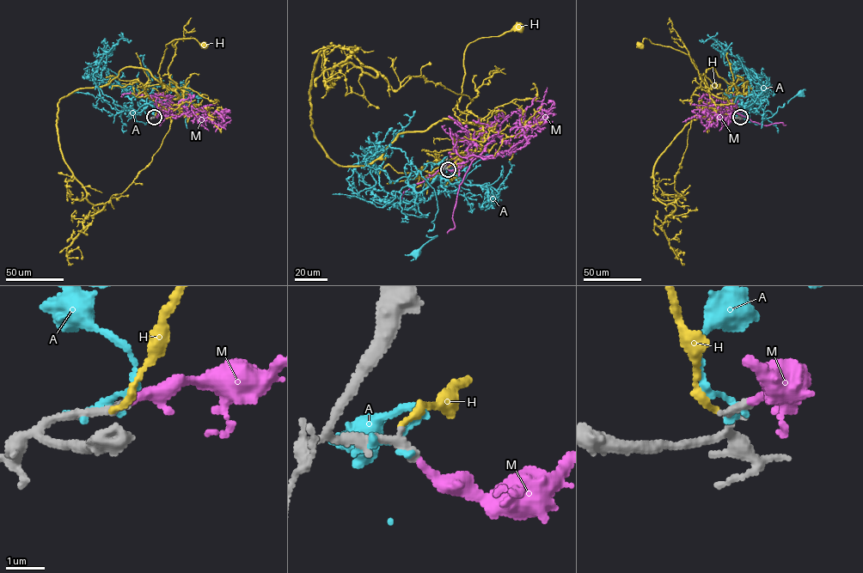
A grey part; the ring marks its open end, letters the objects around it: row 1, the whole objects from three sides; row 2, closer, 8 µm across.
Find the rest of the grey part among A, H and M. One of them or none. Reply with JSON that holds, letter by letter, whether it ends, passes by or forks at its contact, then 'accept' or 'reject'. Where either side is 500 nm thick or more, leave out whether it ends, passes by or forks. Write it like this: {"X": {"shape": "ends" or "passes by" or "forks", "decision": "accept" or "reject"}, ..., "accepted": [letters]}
{"A": {"shape": "ends", "decision": "reject"}, "H": {"shape": "ends", "decision": "reject"}, "M": {"shape": "ends", "decision": "accept"}, "accepted": ["M"]}

